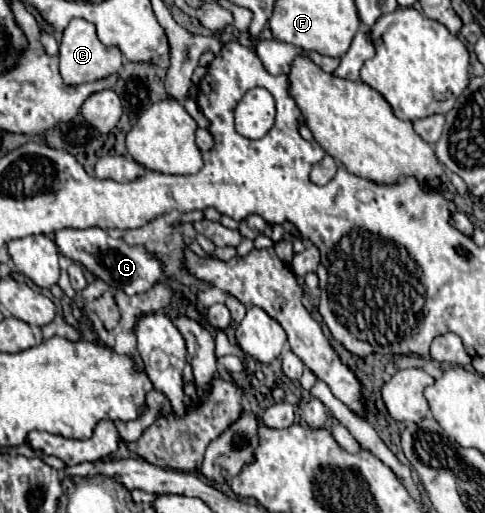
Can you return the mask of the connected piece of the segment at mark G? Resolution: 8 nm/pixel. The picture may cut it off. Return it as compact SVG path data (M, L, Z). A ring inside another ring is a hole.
M101 228L55 232L55 244L61 254L83 264L93 276L105 280L113 288L121 288L129 296L147 292L151 288L151 272L157 272L163 266L163 262L157 256L151 256L145 246L129 246L123 238L113 238Z

